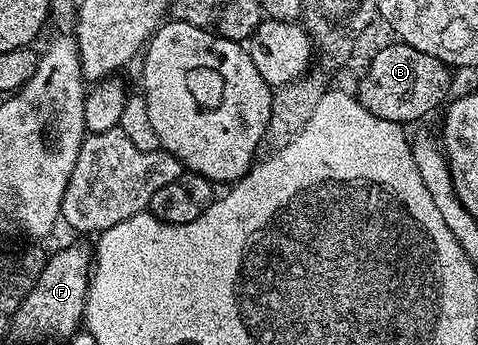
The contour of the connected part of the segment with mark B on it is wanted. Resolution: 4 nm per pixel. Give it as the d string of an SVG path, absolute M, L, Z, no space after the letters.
M402 41L394 42L381 48L372 57L371 64L364 69L363 76L359 79L357 98L361 106L373 113L373 117L408 125L407 123L425 118L430 111L438 112L448 102L452 94L453 71L446 63L437 61L437 57L421 53L421 49L413 49Z

